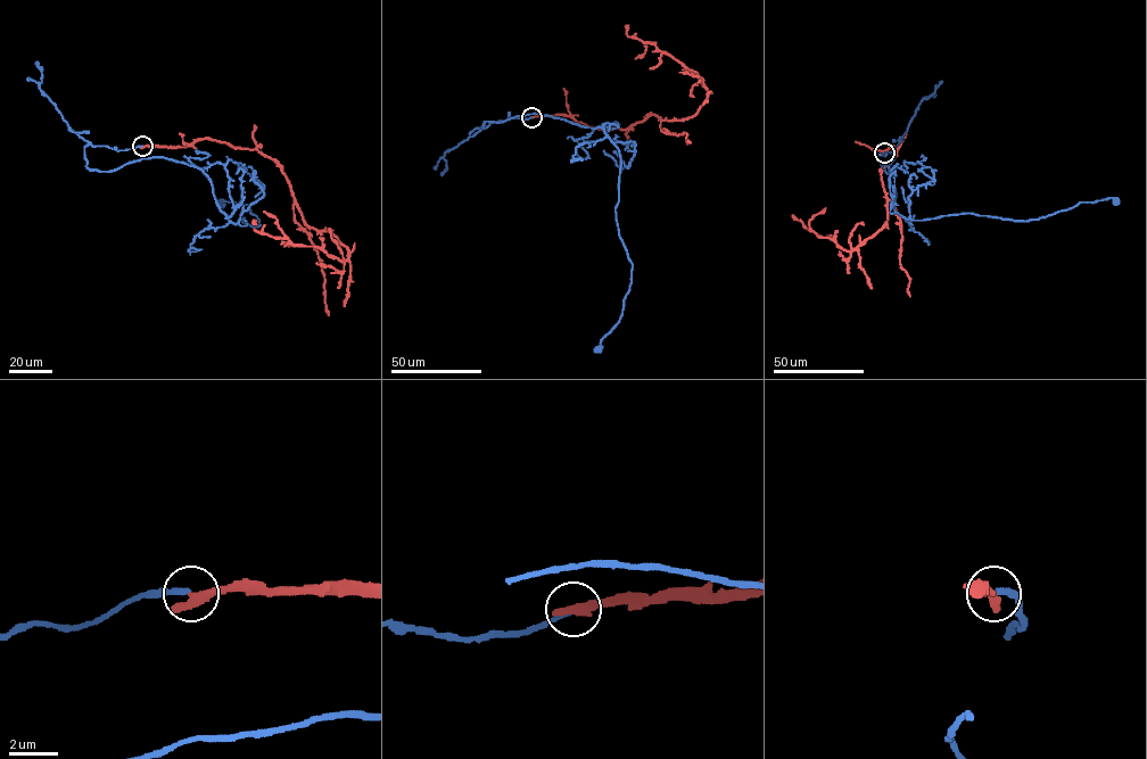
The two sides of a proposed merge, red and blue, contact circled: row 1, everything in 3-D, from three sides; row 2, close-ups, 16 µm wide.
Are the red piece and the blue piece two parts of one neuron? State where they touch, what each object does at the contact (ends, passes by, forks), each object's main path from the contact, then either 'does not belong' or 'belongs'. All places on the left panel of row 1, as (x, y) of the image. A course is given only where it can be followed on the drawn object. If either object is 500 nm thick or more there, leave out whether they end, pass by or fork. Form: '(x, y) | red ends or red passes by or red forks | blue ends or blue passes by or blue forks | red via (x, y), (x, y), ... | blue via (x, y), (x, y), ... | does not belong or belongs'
(142, 146) | red ends | blue ends | red via (142, 146), (207, 139), (257, 149), (279, 165), (303, 221), (329, 231), (348, 257), (260, 233), (253, 220) | blue via (142, 146), (88, 145), (87, 166), (180, 162), (207, 176), (233, 223), (260, 225), (248, 204), (221, 201) | does not belong

